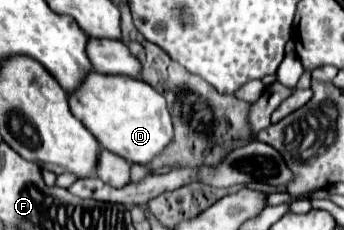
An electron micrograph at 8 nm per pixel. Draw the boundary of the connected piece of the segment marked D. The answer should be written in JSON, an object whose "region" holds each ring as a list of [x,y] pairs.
{"region":[[[92,71],[92,77],[84,83],[84,89],[70,99],[72,113],[84,123],[88,131],[100,141],[100,145],[126,161],[148,165],[152,159],[164,153],[172,143],[172,115],[166,99],[148,83],[130,77],[104,77]]]}

